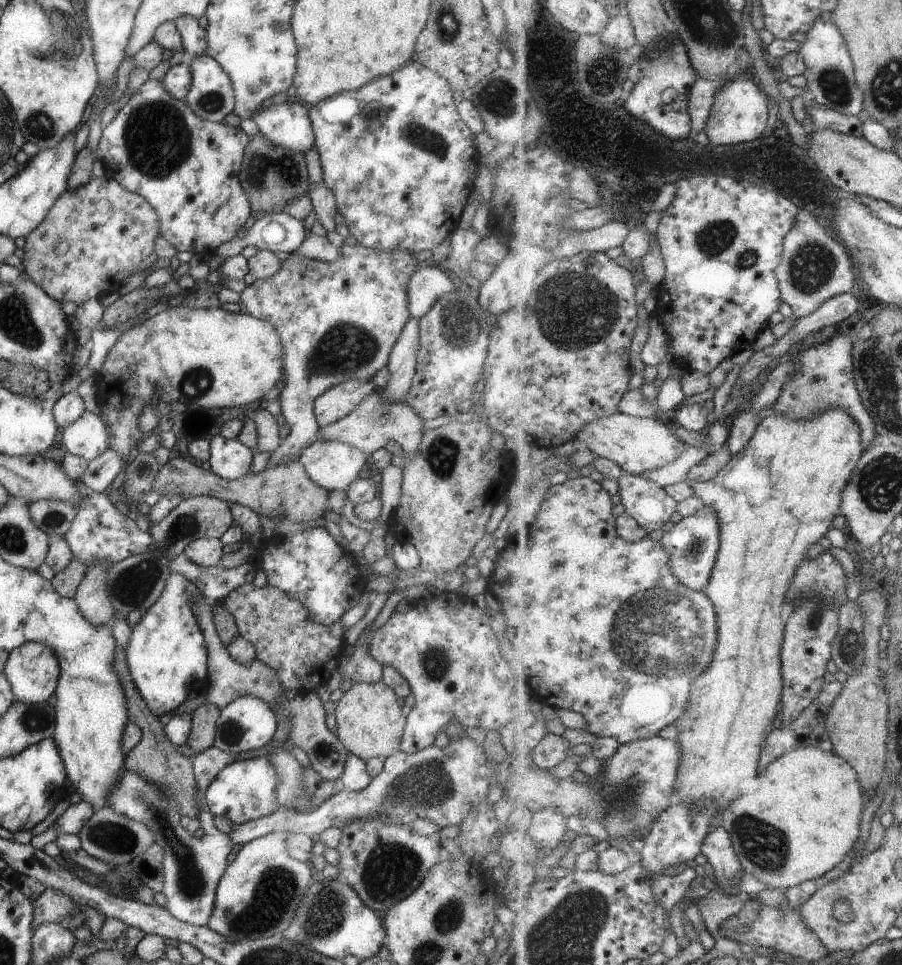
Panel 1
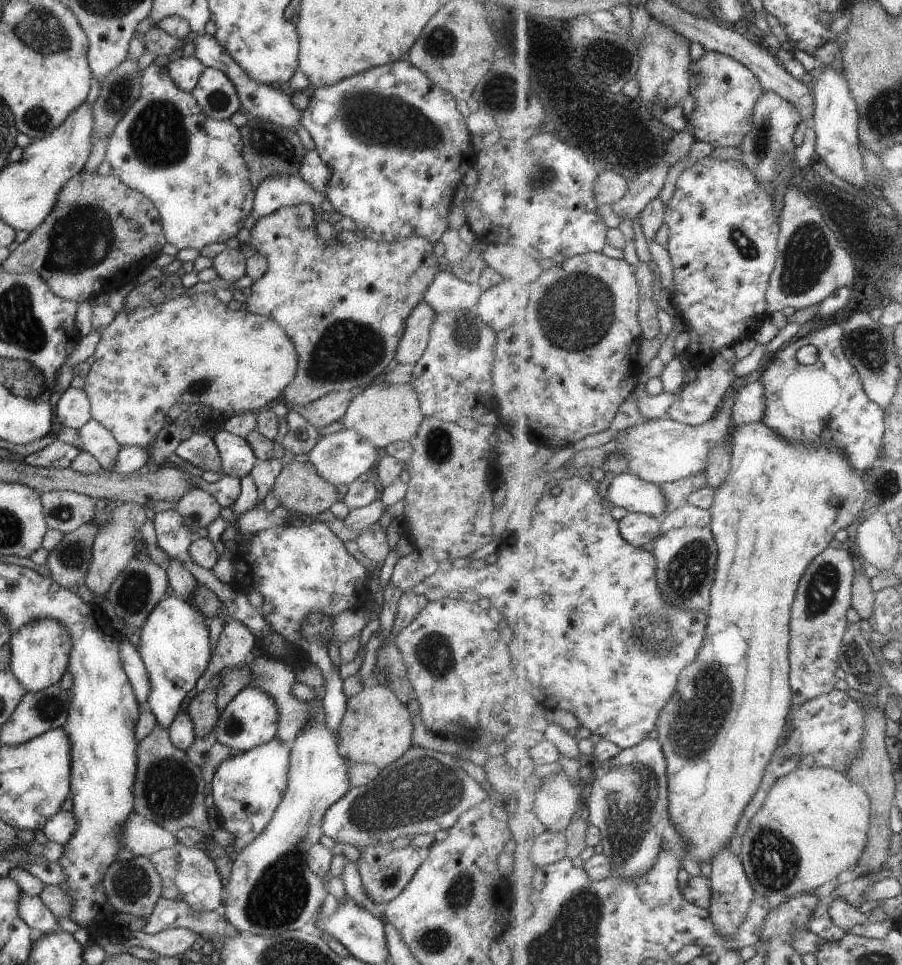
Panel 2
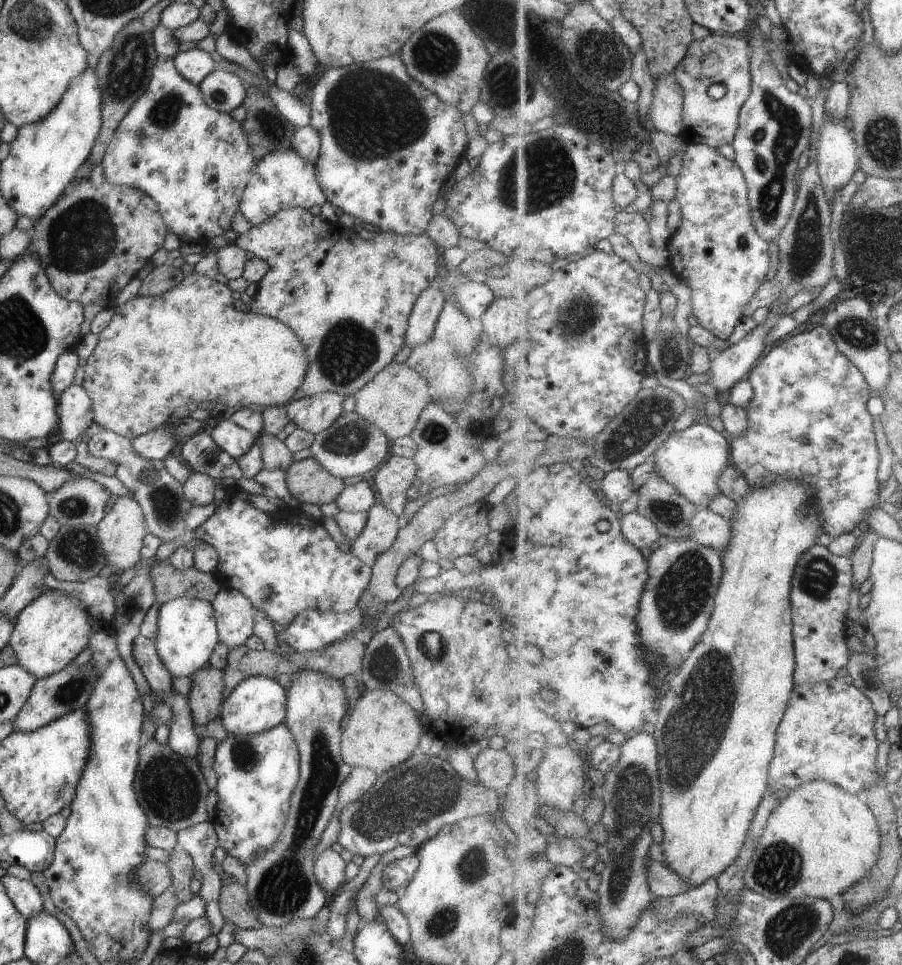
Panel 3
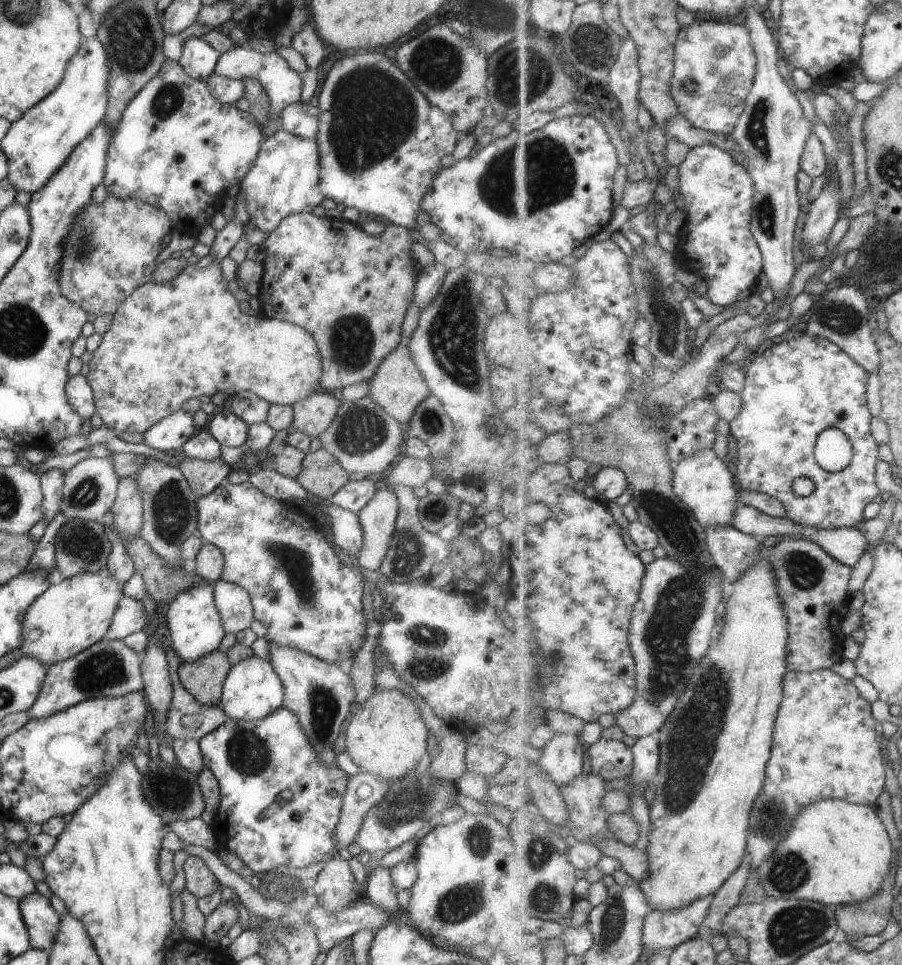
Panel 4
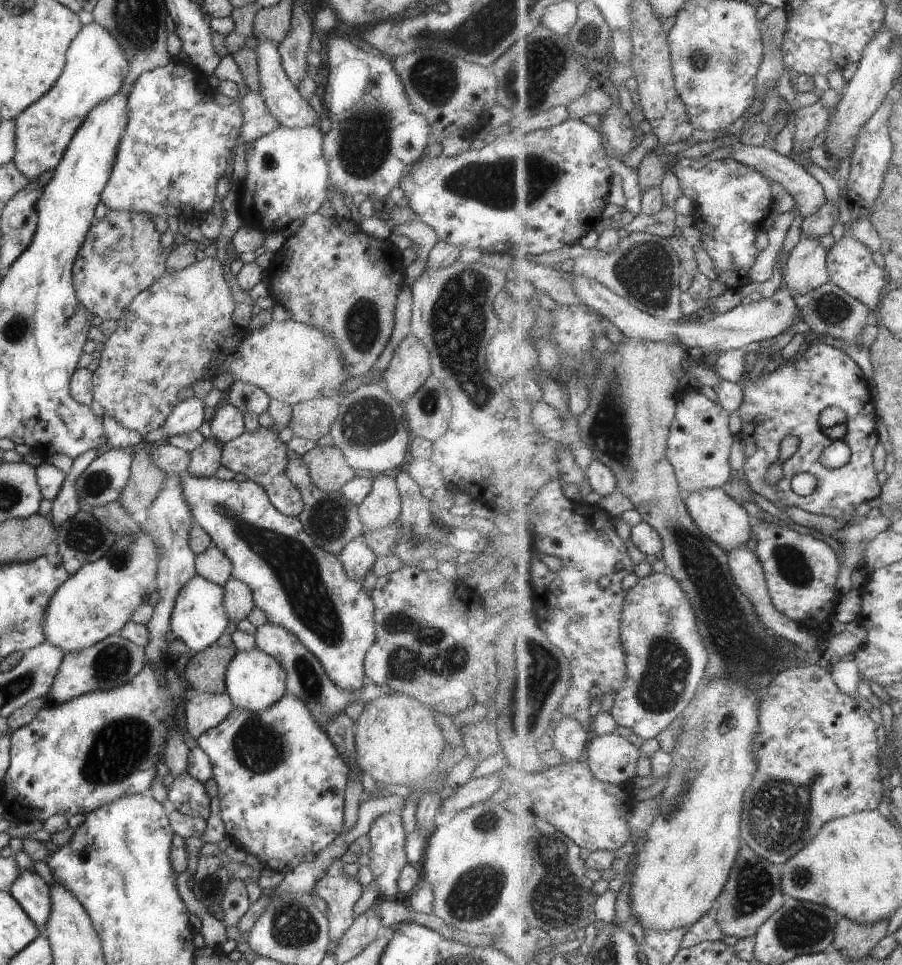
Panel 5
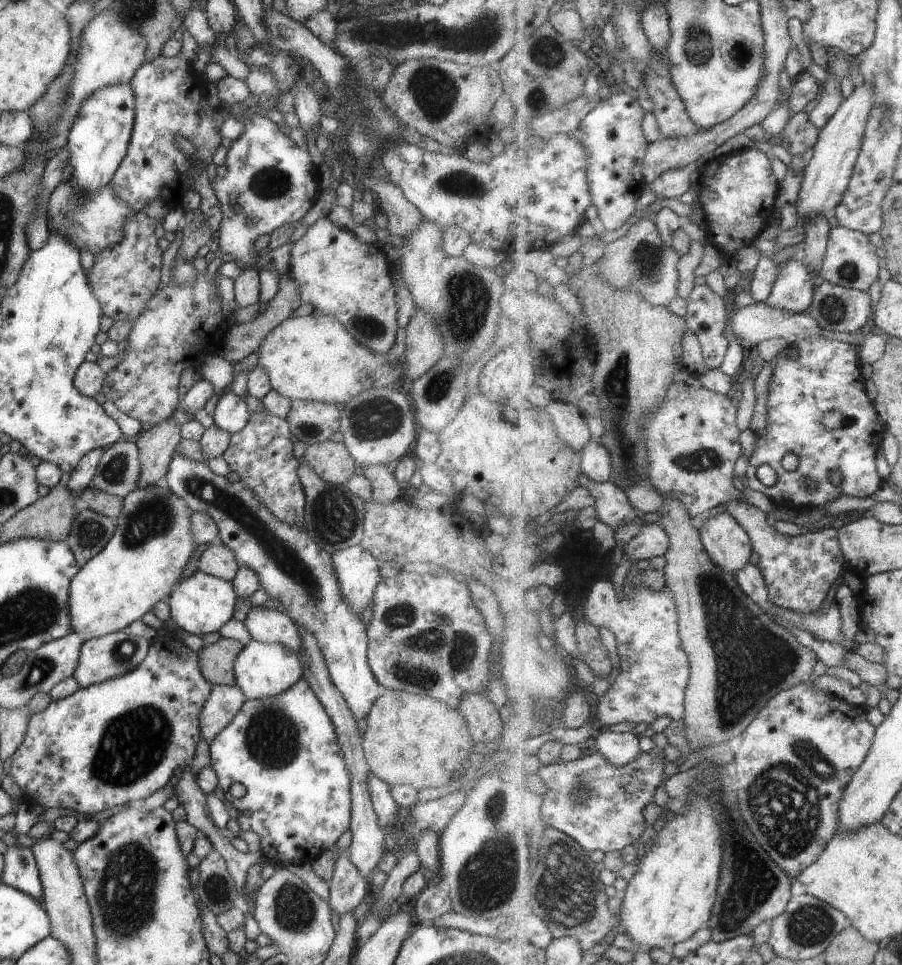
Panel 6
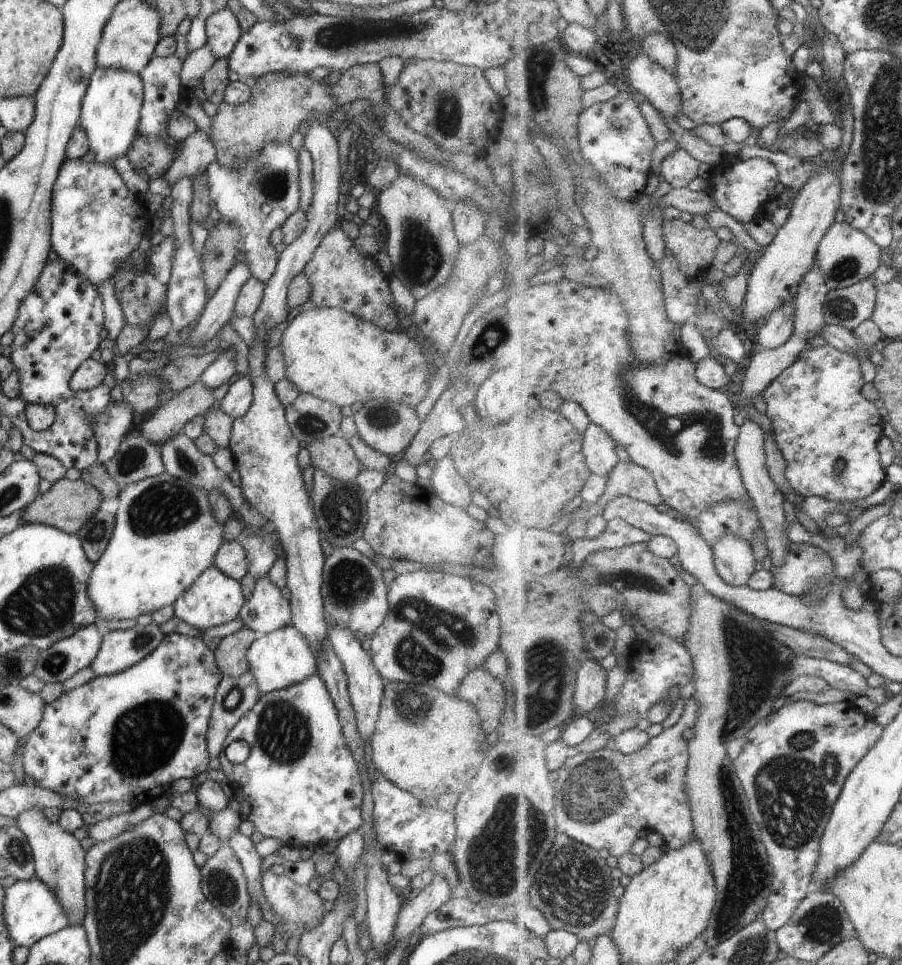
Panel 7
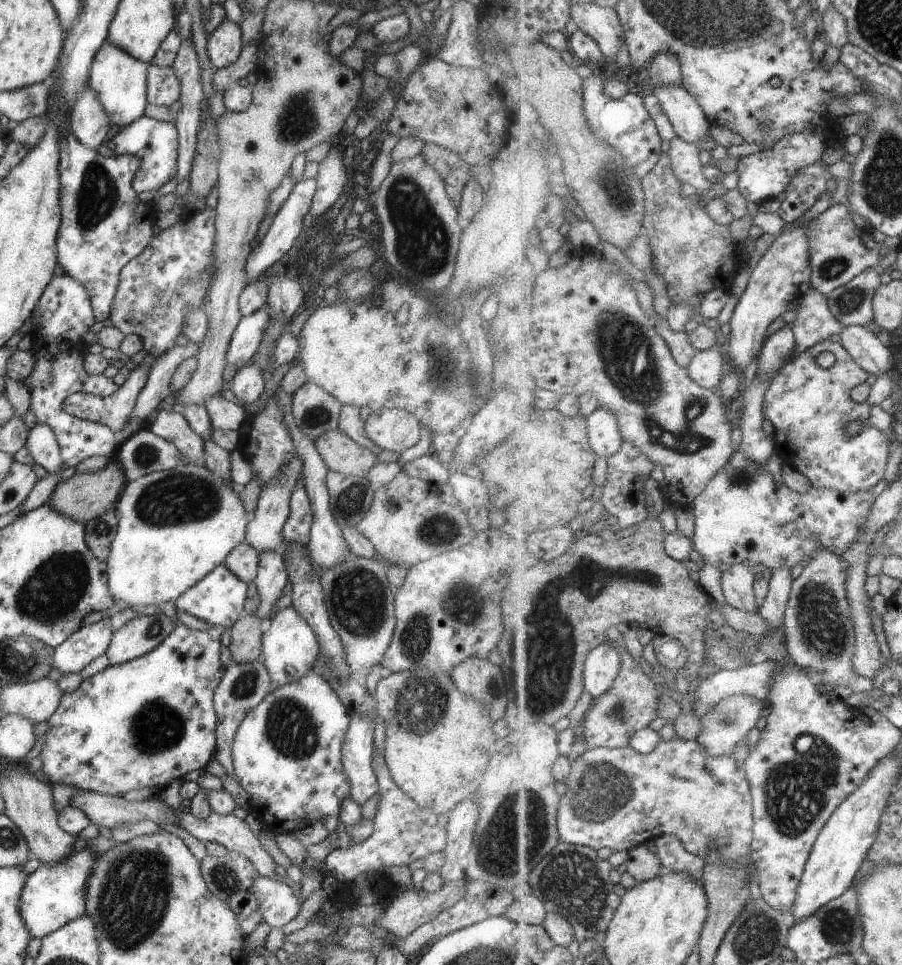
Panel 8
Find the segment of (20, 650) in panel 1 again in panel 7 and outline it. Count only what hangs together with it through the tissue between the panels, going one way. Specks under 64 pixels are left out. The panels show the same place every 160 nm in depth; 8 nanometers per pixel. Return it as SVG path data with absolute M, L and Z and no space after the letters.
M165 472L121 488L116 496L118 506L112 536L85 582L85 596L93 606L91 612L95 612L95 618L104 621L131 620L151 614L171 605L203 570L212 567L215 550L223 543L224 526L215 522L206 494Z

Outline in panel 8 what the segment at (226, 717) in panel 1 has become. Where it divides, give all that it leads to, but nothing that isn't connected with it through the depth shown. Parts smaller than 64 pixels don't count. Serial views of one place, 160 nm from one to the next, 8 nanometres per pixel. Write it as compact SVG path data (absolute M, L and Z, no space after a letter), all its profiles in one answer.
M289 606L271 617L269 628L262 633L259 652L261 664L265 666L270 682L281 686L298 680L310 672L317 660L317 640L307 622L304 622L292 606Z

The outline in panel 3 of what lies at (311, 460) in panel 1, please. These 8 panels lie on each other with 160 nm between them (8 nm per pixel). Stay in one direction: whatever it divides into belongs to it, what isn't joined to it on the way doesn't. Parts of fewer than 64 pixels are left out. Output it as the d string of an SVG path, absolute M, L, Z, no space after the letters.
M355 411L342 413L327 428L314 434L309 454L329 474L337 478L362 475L389 457L389 440L373 423L361 418Z

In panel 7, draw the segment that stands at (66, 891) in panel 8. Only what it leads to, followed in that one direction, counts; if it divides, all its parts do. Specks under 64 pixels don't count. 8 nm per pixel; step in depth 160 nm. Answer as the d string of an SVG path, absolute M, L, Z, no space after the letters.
M34 875L27 880L16 881L3 890L1 920L5 926L7 938L14 947L29 948L41 938L67 926L67 916L63 914L53 892Z

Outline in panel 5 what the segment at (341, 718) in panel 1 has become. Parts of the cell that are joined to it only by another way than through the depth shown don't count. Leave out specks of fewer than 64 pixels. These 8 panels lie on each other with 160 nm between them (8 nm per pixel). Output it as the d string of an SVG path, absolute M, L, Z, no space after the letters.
M405 693L379 695L364 703L364 709L354 722L354 756L360 772L368 774L377 784L409 786L411 782L423 782L425 777L441 768L439 754L447 743L435 723L434 713L430 707Z

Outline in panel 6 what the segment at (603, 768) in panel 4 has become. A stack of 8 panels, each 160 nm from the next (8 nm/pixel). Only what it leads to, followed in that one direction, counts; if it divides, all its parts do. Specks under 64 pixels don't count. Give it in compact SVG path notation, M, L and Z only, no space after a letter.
M603 732L596 738L596 747L616 767L632 763L639 754L639 738L630 732Z

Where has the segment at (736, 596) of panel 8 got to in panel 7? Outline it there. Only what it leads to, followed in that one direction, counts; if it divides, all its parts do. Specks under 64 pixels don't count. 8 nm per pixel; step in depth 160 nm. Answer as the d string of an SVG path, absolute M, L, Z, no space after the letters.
M729 530L711 544L717 574L726 584L746 586L755 573L755 554L745 536L731 534Z

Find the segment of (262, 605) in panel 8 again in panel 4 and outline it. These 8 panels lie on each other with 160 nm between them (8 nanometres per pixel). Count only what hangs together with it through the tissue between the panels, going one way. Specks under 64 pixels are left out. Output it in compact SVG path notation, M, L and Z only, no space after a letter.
M267 642L268 661L282 682L282 705L297 718L316 759L324 767L334 765L336 755L333 752L333 742L341 731L341 722L354 709L355 690L350 675L343 673L337 665L318 659L312 654L287 645Z

